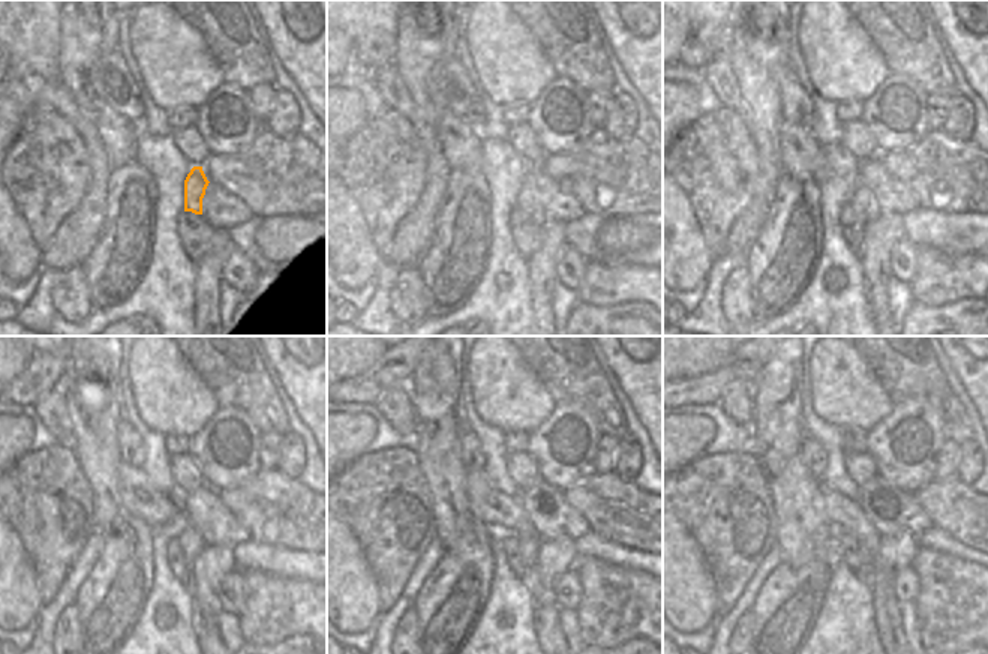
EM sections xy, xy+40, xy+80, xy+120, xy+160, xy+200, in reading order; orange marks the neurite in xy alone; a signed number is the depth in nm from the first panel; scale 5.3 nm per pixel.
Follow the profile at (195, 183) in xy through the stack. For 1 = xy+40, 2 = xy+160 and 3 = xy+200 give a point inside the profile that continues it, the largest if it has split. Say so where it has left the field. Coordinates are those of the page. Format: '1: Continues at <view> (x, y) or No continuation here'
1: Continues at xy+40 (528, 201)
2: Continues at xy+160 (528, 545)
3: Continues at xy+200 (867, 564)

